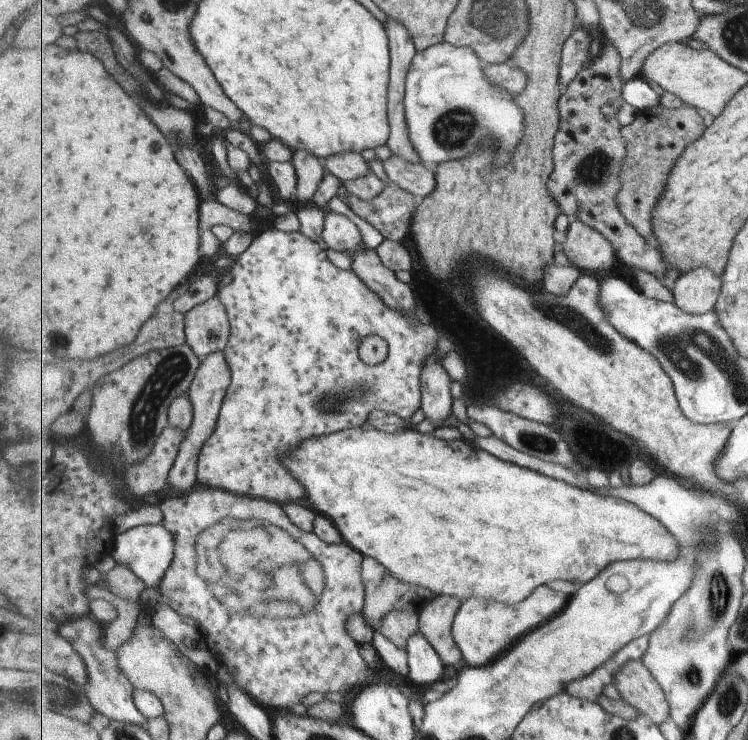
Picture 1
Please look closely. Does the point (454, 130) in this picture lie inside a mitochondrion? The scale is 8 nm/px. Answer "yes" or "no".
yes

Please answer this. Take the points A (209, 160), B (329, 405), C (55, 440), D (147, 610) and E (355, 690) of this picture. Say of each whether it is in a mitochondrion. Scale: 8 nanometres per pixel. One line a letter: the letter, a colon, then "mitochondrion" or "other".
A: other
B: mitochondrion
C: other
D: other
E: other

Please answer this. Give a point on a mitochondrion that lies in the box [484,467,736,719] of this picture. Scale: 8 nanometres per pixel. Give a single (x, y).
(702, 626)

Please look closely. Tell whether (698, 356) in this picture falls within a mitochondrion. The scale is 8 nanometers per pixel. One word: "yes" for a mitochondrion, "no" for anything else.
yes

